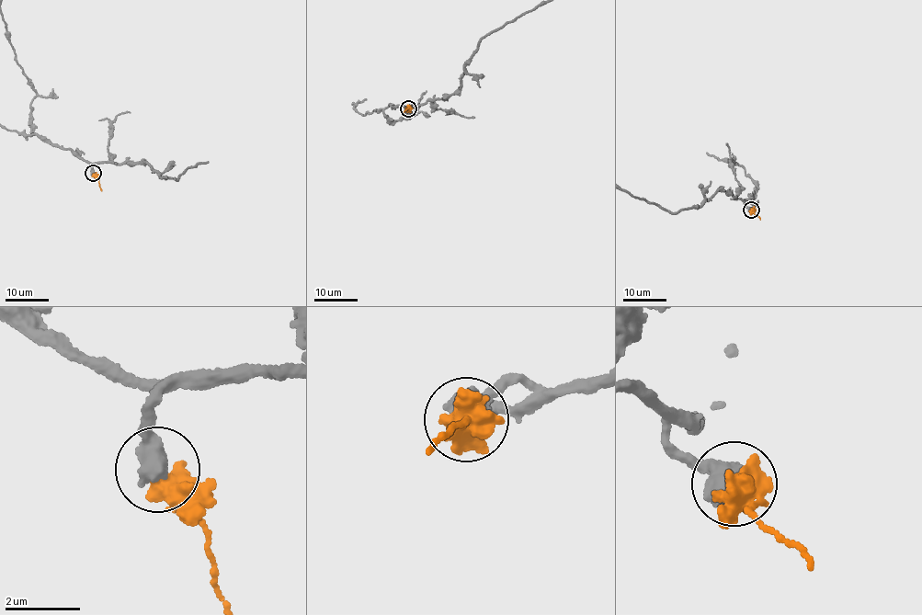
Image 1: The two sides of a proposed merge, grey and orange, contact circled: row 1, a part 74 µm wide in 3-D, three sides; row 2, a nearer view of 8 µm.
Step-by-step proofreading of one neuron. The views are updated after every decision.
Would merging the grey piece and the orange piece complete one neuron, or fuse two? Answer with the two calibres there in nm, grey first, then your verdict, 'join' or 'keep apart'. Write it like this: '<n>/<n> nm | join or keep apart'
700/600 nm | join

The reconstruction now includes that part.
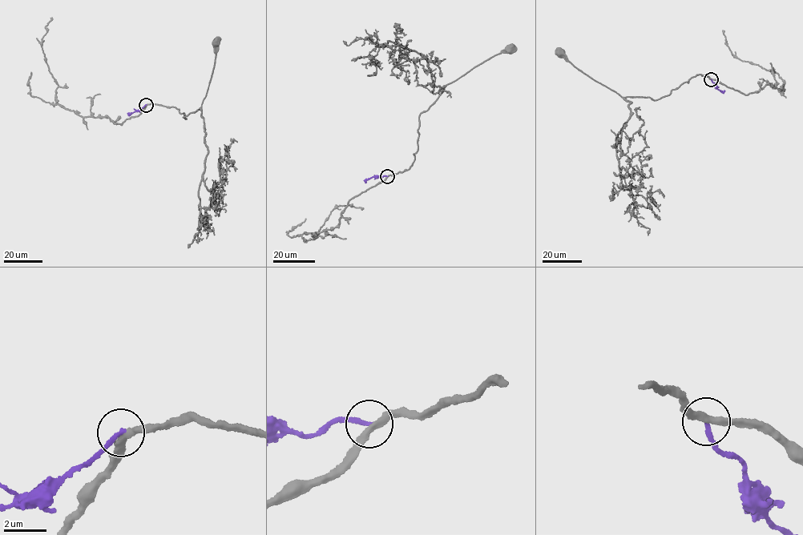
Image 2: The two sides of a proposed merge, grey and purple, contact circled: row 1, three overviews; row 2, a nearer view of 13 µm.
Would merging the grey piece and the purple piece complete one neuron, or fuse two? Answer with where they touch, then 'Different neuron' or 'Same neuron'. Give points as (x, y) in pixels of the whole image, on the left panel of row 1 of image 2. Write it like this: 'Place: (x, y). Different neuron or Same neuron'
Place: (146, 105). Different neuron

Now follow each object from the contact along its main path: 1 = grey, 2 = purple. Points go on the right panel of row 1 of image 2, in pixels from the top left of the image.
1: (712, 79), (698, 74), (671, 90), (671, 94), (655, 100), (647, 97), (623, 97), (587, 75), (560, 52)
2: (711, 79), (716, 89), (723, 91)

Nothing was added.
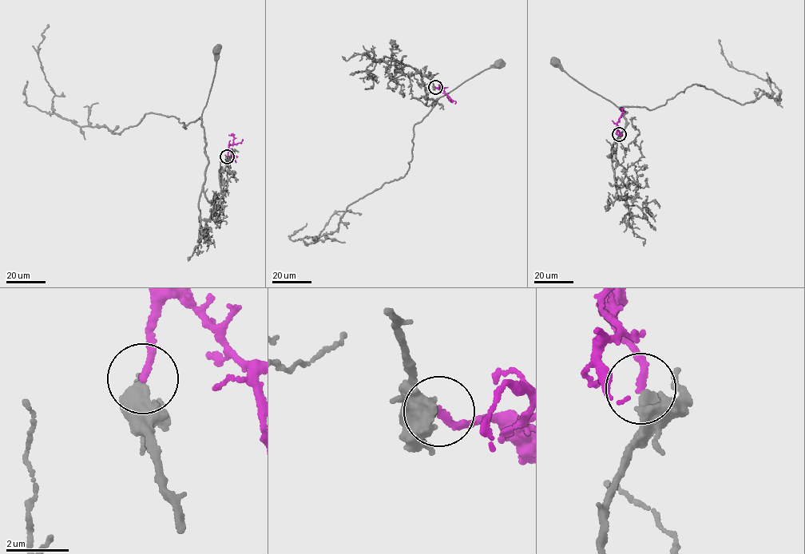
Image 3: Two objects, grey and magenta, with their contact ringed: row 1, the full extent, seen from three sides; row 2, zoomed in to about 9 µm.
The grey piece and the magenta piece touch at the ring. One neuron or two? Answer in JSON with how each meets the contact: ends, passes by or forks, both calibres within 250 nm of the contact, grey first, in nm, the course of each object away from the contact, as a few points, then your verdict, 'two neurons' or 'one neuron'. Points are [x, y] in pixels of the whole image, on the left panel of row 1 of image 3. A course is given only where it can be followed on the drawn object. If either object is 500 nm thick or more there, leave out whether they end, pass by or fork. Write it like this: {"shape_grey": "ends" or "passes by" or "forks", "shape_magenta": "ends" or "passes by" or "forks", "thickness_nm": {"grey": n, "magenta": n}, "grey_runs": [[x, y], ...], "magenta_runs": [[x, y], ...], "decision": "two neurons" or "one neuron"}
{"thickness_nm": {"grey": 500, "magenta": 220}, "grey_runs": [[228, 156], [230, 168], [220, 174], [220, 193], [209, 202], [204, 191], [208, 162], [201, 118], [216, 49]], "magenta_runs": [[228, 156], [228, 146], [234, 138], [233, 135], [228, 135]], "decision": "one neuron"}

